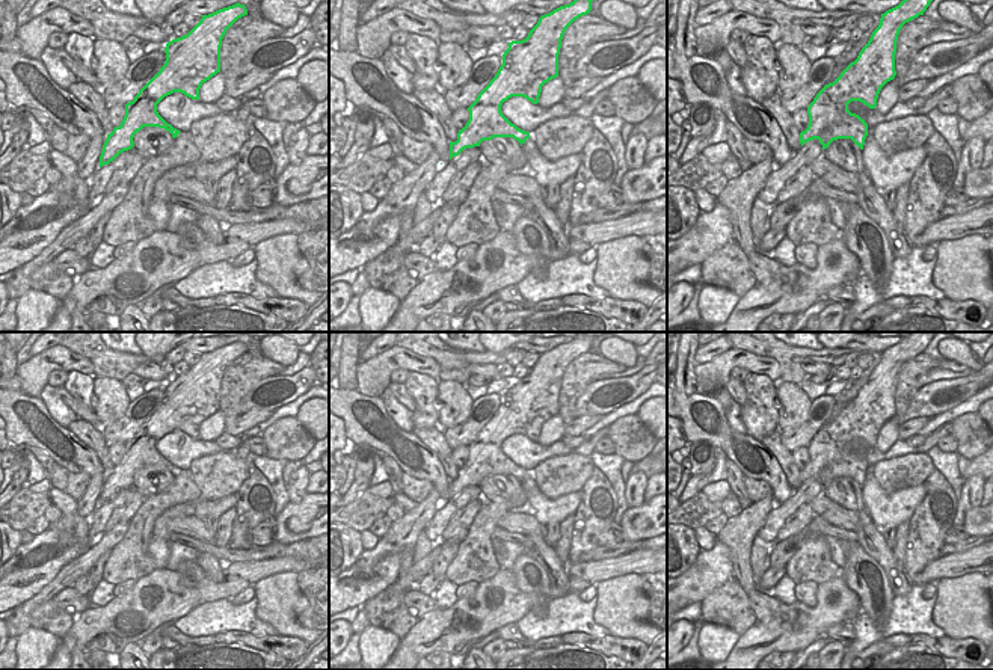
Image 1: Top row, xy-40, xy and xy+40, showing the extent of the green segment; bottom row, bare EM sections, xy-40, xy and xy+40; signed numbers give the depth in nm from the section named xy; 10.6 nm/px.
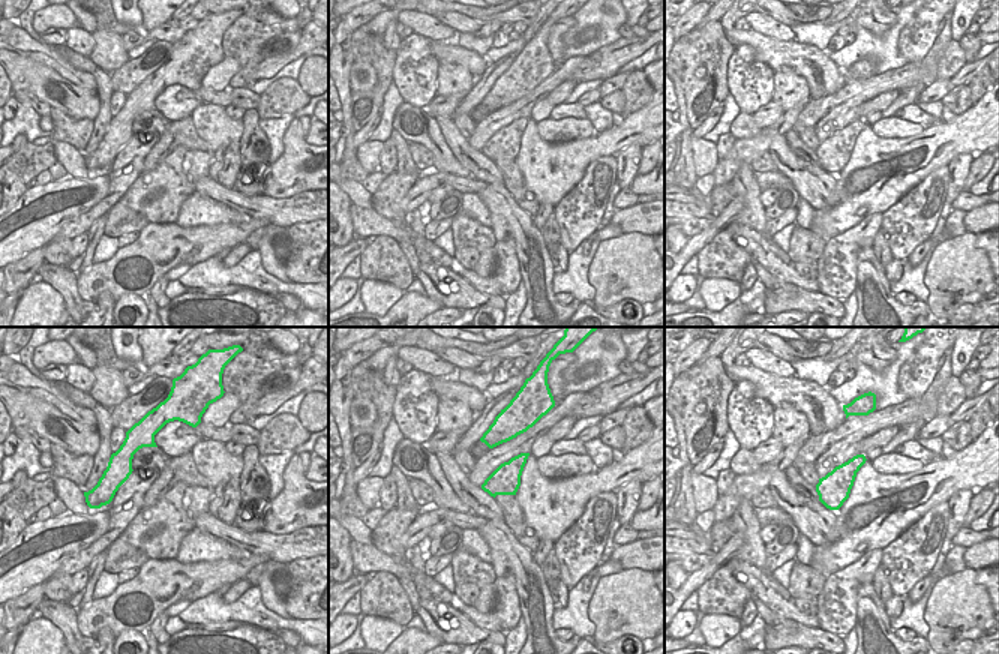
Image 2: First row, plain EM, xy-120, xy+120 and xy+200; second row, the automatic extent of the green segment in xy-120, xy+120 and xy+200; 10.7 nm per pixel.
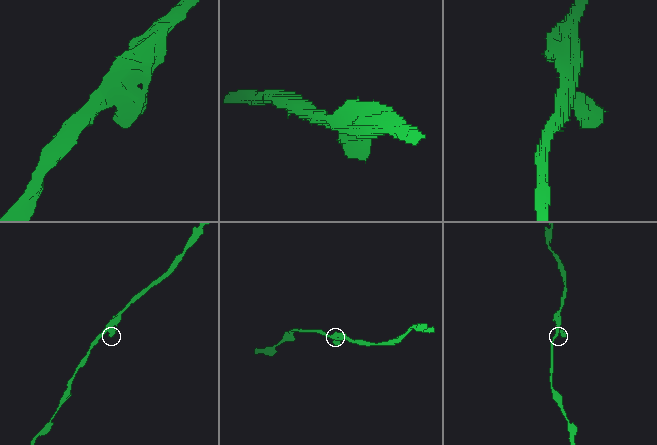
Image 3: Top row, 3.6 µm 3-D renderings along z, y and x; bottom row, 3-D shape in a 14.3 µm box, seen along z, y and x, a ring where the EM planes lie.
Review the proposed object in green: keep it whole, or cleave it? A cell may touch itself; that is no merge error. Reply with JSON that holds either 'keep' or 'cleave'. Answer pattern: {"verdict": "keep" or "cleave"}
{"verdict": "keep"}

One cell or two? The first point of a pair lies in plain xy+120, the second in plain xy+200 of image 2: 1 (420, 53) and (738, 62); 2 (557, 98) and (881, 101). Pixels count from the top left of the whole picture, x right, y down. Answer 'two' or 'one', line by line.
1: one
2: one

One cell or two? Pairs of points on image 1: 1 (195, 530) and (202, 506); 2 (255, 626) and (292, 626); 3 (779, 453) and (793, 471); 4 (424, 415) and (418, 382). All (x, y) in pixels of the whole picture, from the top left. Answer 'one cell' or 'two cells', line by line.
1: two cells
2: two cells
3: one cell
4: one cell

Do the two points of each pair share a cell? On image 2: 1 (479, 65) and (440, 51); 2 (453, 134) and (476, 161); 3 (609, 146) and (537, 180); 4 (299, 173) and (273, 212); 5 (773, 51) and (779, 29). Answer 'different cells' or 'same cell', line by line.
1: same cell
2: same cell
3: same cell
4: different cells
5: different cells

